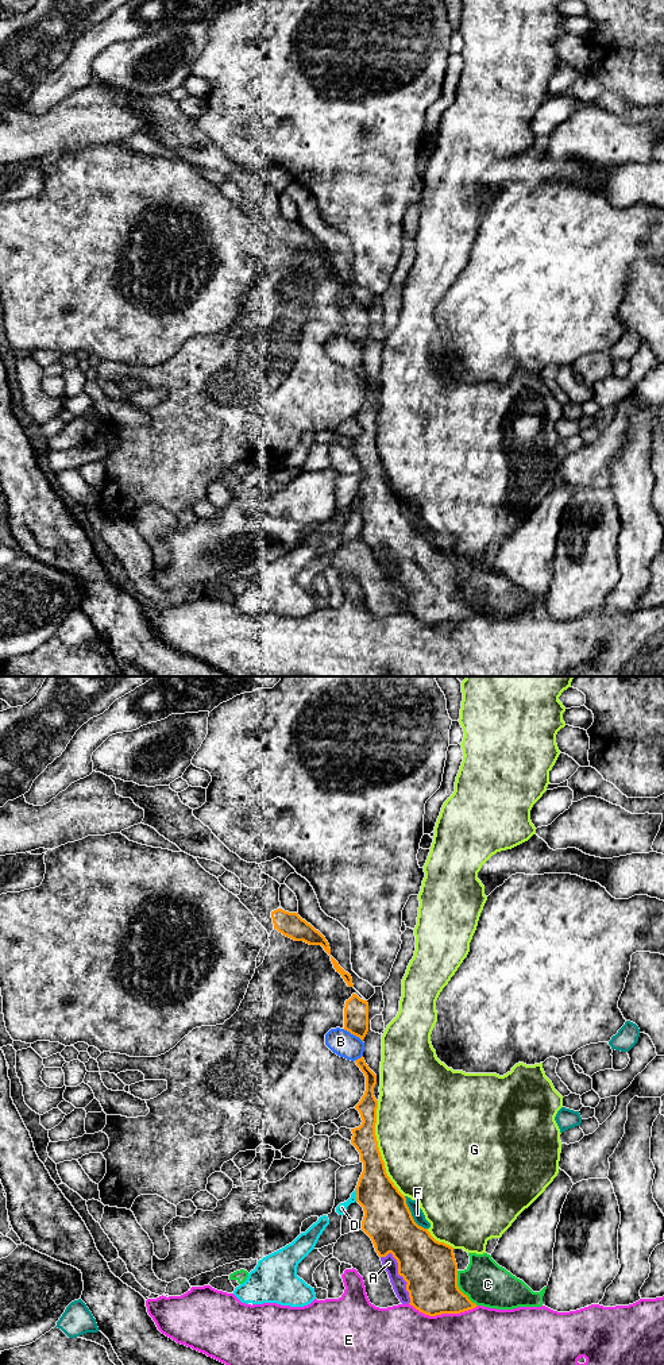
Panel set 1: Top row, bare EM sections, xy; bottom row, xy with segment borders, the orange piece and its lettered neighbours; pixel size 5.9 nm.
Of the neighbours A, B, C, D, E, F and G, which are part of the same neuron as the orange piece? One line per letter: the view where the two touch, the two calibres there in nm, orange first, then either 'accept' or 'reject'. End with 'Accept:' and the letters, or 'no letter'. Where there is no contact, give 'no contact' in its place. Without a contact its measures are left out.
A: meets orange in xy; 320 nm thick on the orange side, 90 nm on the other; reject
B: meets orange in xy; 140 nm thick on the orange side, 150 nm on the other; reject
C: meets orange in xy; 320 nm thick on the orange side, 260 nm on the other; reject
D: meets orange in xy; 300 nm thick on the orange side, 60 nm on the other; reject
E: meets orange in xy; 300 nm thick on the orange side, 340 nm on the other; reject
F: meets orange in xy; 300 nm thick on the orange side, 70 nm on the other; reject
G: meets orange in xy; 220 nm thick on the orange side, 500 nm on the other; reject
Accept: no letter

